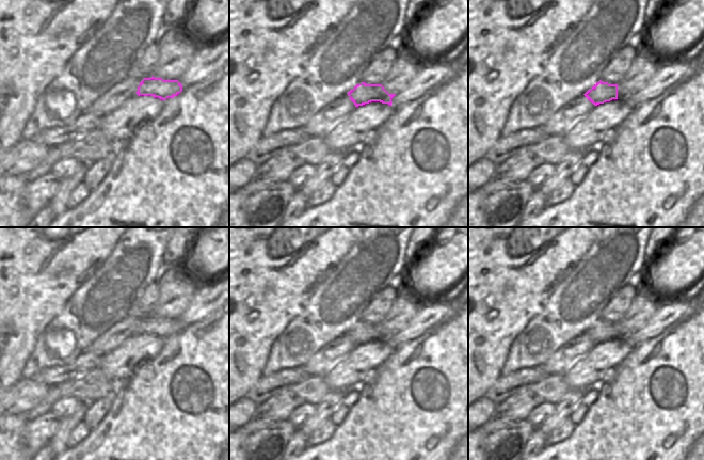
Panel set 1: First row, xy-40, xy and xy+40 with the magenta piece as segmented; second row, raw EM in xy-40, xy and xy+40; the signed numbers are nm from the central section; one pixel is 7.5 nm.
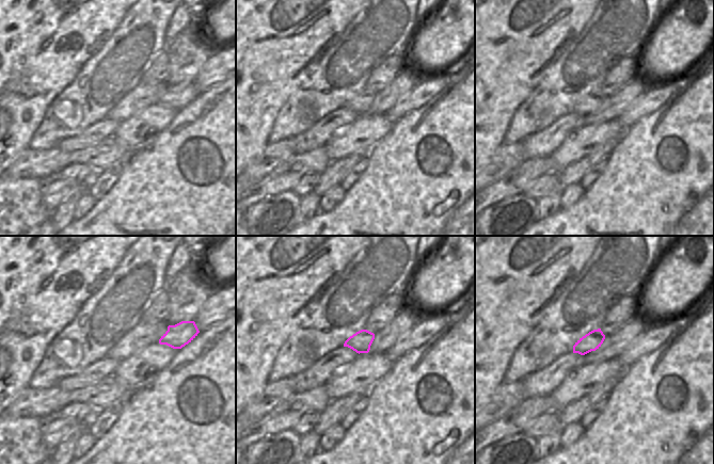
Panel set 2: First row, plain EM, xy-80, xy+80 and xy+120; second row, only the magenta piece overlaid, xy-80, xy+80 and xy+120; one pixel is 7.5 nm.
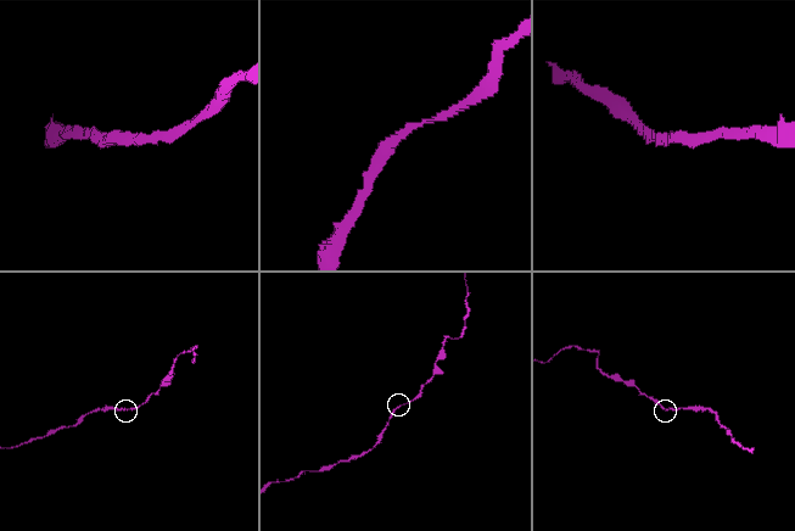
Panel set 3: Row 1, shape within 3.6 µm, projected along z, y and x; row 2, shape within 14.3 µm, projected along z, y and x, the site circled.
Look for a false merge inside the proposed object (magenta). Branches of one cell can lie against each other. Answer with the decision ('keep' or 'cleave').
keep

